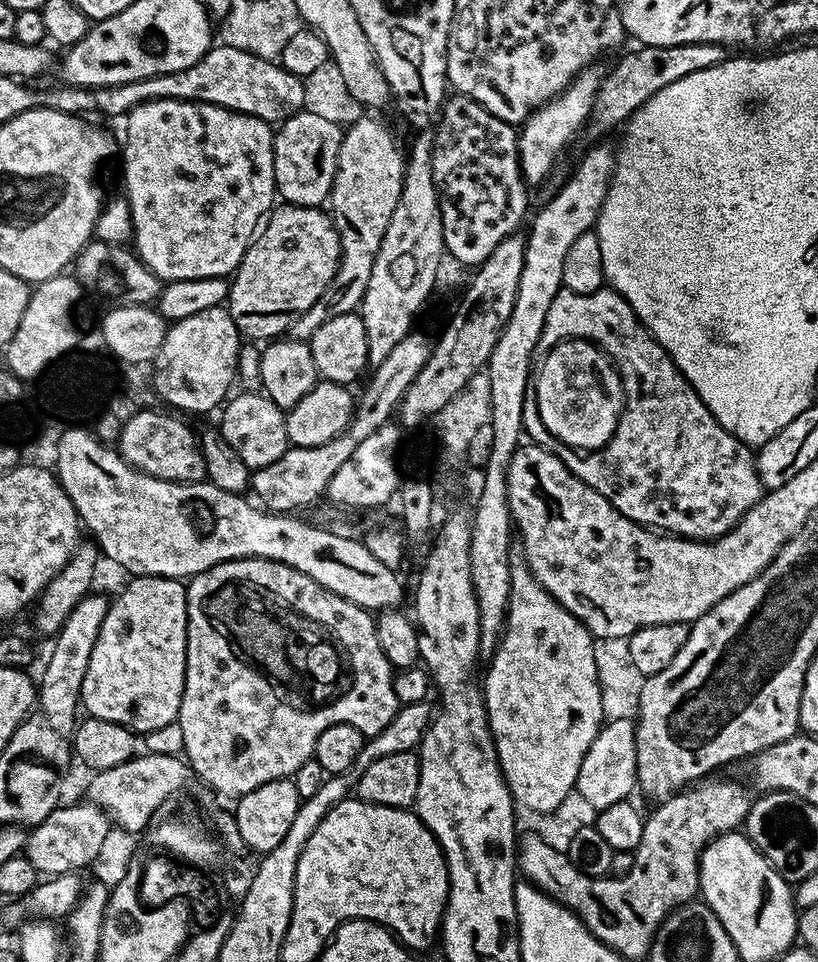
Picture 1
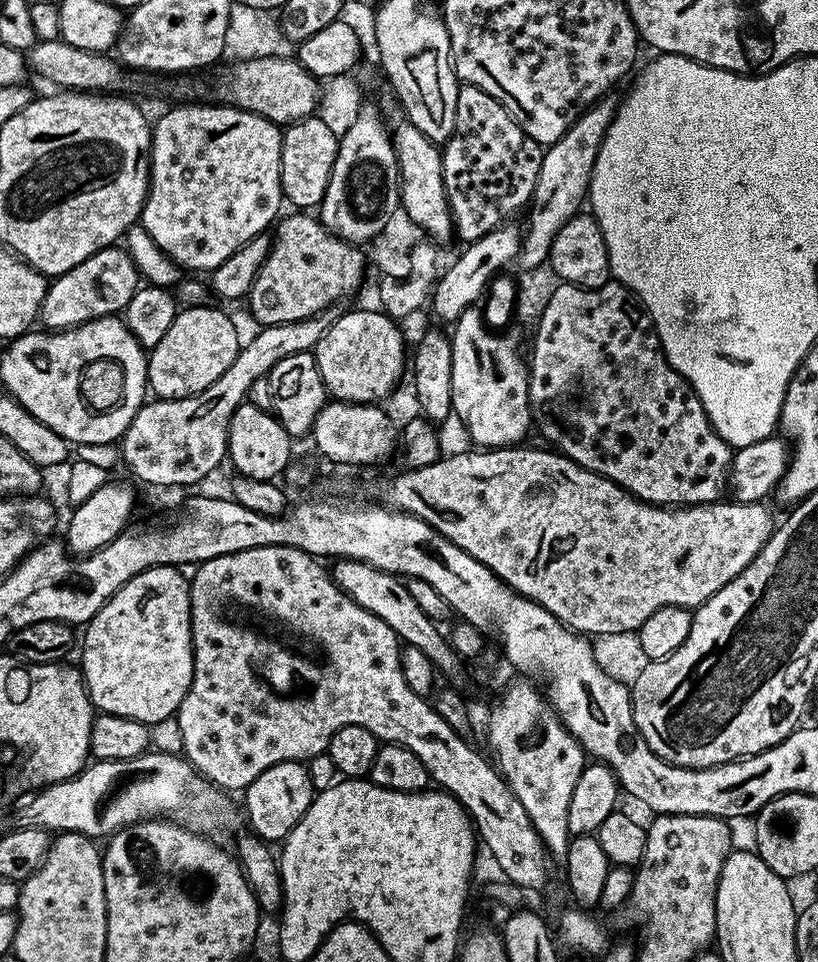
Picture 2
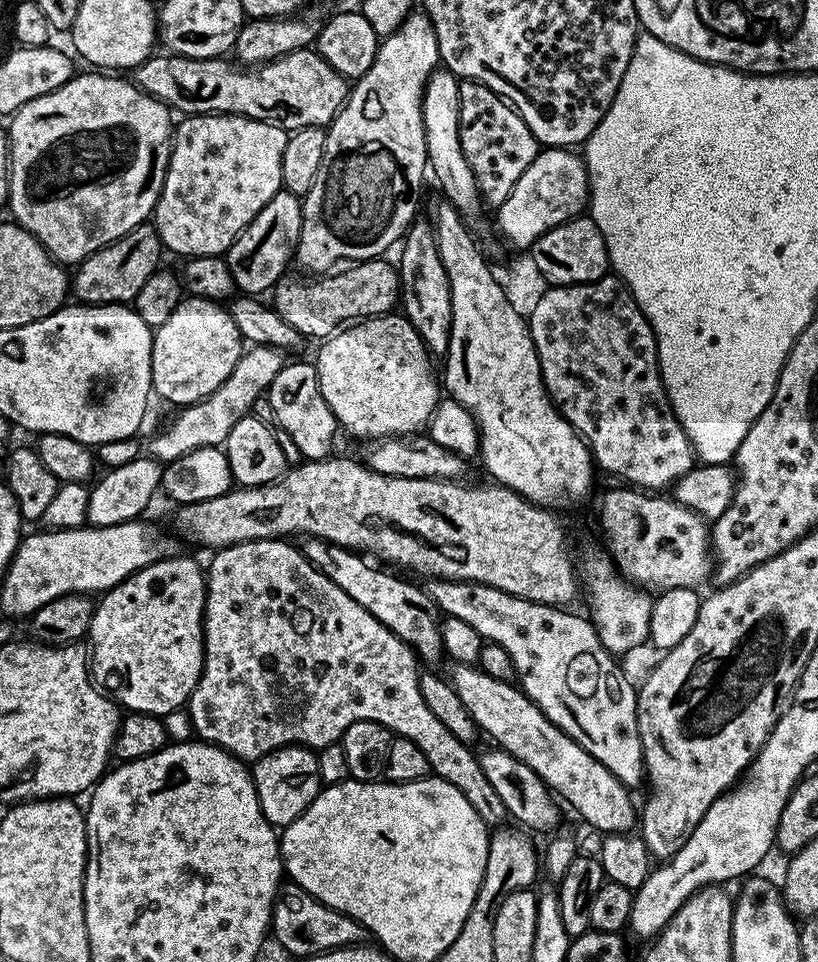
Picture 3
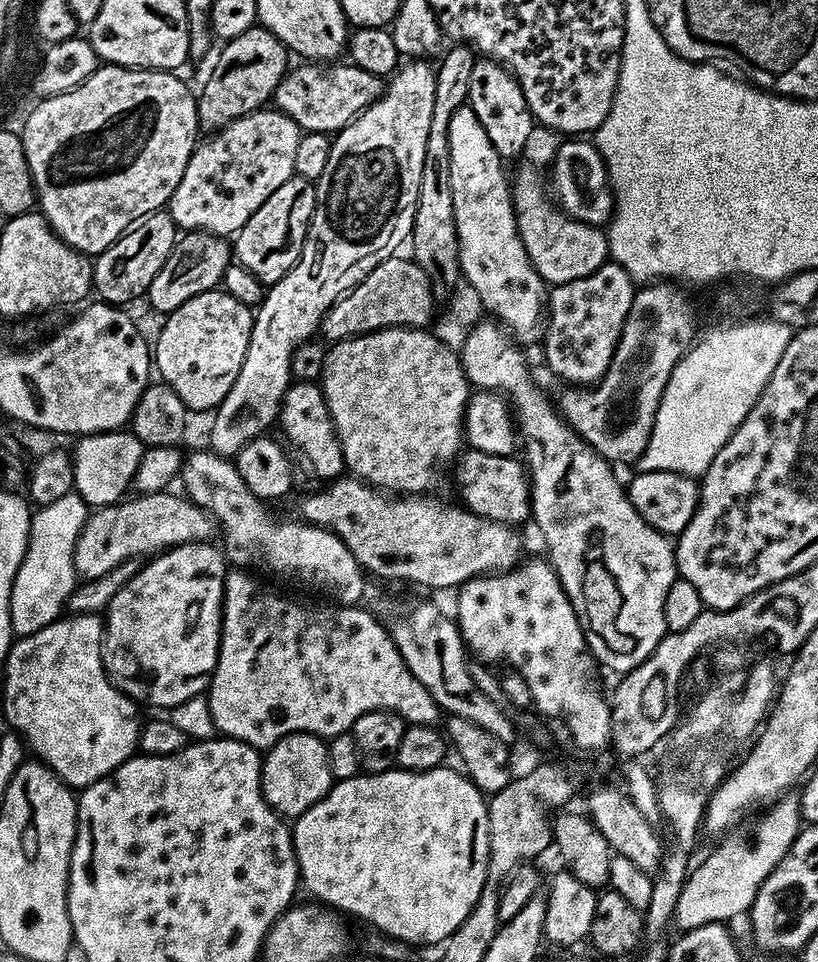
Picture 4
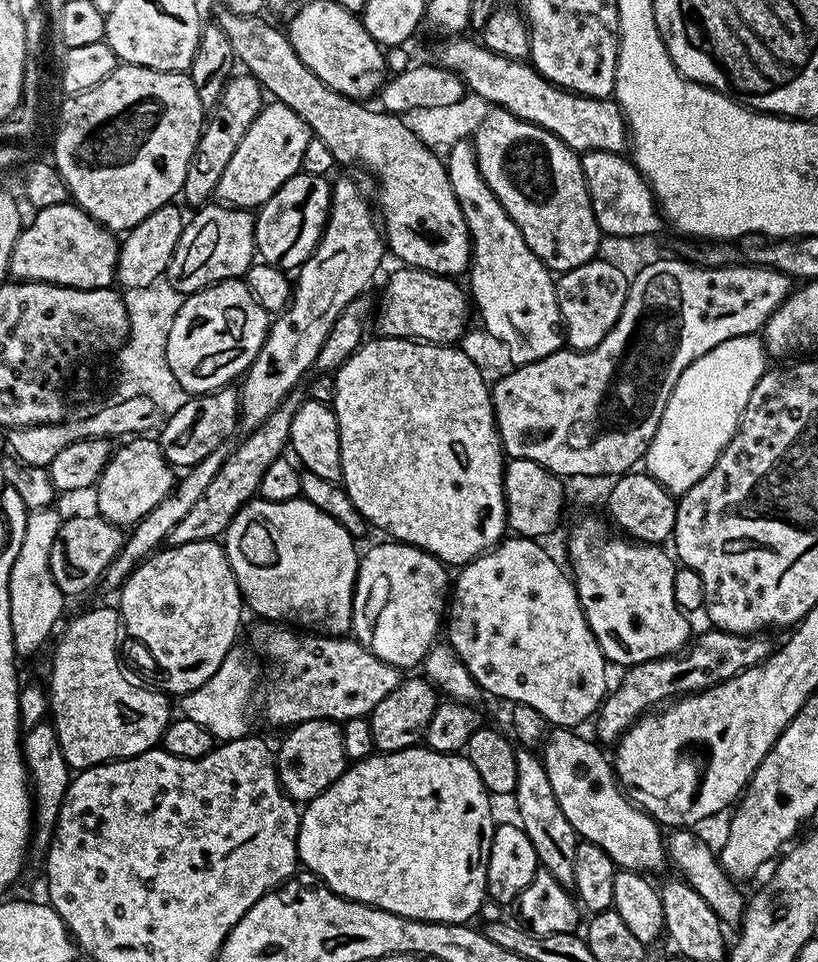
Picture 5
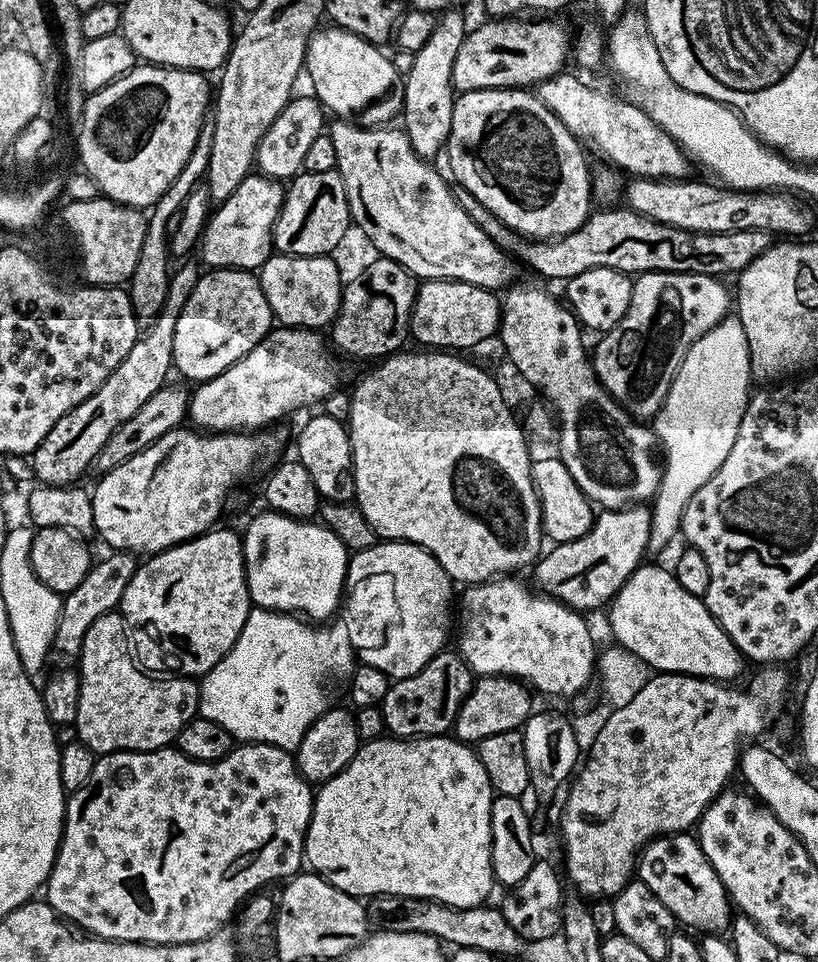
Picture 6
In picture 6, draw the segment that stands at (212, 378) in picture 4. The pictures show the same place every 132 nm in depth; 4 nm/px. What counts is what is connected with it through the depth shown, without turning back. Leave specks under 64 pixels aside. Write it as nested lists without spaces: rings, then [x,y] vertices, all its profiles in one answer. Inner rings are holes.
[[[217,268],[201,275],[190,294],[173,334],[172,362],[191,382],[203,382],[222,374],[238,358],[250,354],[274,327],[274,317],[262,294],[259,279],[243,268]]]

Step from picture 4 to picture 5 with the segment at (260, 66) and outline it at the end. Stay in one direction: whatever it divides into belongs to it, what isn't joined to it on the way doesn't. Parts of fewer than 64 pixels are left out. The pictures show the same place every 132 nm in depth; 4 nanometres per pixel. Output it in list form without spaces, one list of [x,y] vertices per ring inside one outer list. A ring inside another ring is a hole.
[[[236,74],[229,79],[218,102],[207,113],[196,149],[190,158],[190,166],[186,170],[186,182],[182,189],[182,200],[185,205],[188,203],[203,206],[213,199],[218,182],[222,180],[222,174],[226,170],[226,165],[230,163],[230,158],[234,158],[234,150],[238,150],[242,138],[246,138],[246,130],[250,130],[250,122],[254,122],[254,118],[258,118],[260,109],[266,103],[265,89],[261,88],[255,76],[243,75]]]

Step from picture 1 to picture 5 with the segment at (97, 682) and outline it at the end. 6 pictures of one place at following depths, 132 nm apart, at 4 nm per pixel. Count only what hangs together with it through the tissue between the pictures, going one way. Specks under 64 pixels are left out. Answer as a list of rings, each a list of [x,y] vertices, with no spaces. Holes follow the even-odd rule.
[[[207,540],[206,542],[190,542],[183,544],[177,548],[168,546],[163,550],[157,551],[148,557],[143,564],[139,564],[133,572],[128,575],[122,587],[119,589],[120,604],[118,603],[118,611],[122,621],[122,628],[125,633],[128,632],[140,644],[148,647],[148,652],[152,655],[152,660],[158,667],[164,671],[163,691],[168,694],[183,694],[190,690],[198,690],[198,686],[202,686],[202,682],[206,682],[206,678],[210,678],[214,674],[214,670],[218,670],[218,666],[222,666],[222,658],[226,658],[226,654],[237,643],[236,635],[240,632],[240,608],[242,610],[242,599],[239,584],[236,581],[235,574],[231,570],[231,564],[225,552],[225,545],[215,540]]]

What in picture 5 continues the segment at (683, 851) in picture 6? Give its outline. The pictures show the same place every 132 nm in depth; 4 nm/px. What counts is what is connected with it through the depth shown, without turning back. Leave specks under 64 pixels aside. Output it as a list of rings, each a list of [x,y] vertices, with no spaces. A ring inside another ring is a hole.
[[[549,727],[542,741],[542,759],[544,769],[550,778],[550,786],[554,790],[554,798],[558,798],[558,806],[562,806],[562,814],[566,814],[570,826],[574,826],[577,837],[600,847],[612,859],[617,869],[626,872],[648,874],[651,868],[660,868],[666,864],[666,840],[660,831],[661,825],[653,820],[643,808],[637,808],[622,791],[614,771],[611,759],[604,757],[605,749],[595,739],[580,738],[571,727]]]

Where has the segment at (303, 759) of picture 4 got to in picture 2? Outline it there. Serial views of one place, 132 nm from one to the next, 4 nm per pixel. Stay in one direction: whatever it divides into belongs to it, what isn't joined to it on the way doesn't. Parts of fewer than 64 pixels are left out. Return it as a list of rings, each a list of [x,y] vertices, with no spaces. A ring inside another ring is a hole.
[[[283,760],[270,770],[262,770],[250,786],[243,789],[244,808],[248,811],[248,824],[253,833],[265,842],[282,842],[312,805],[314,789],[307,767],[299,760]]]

